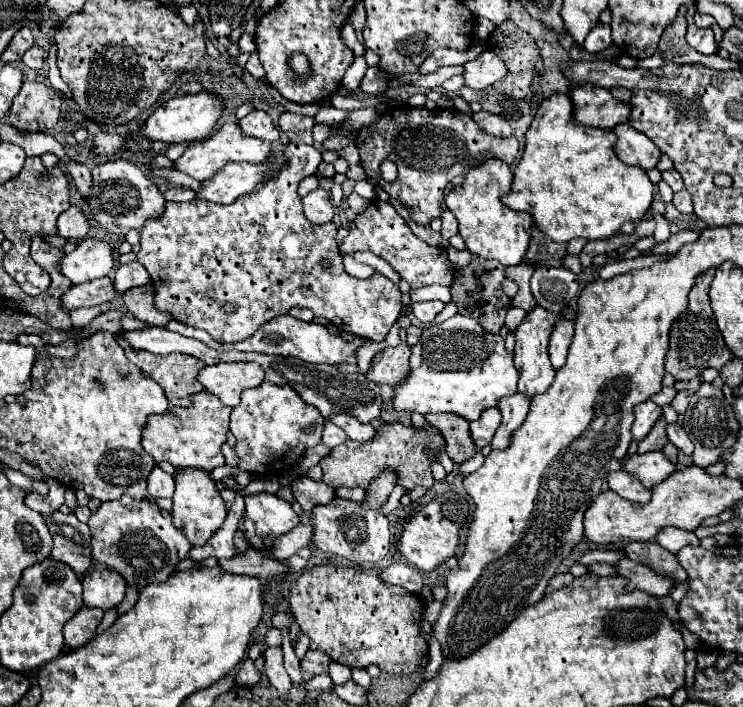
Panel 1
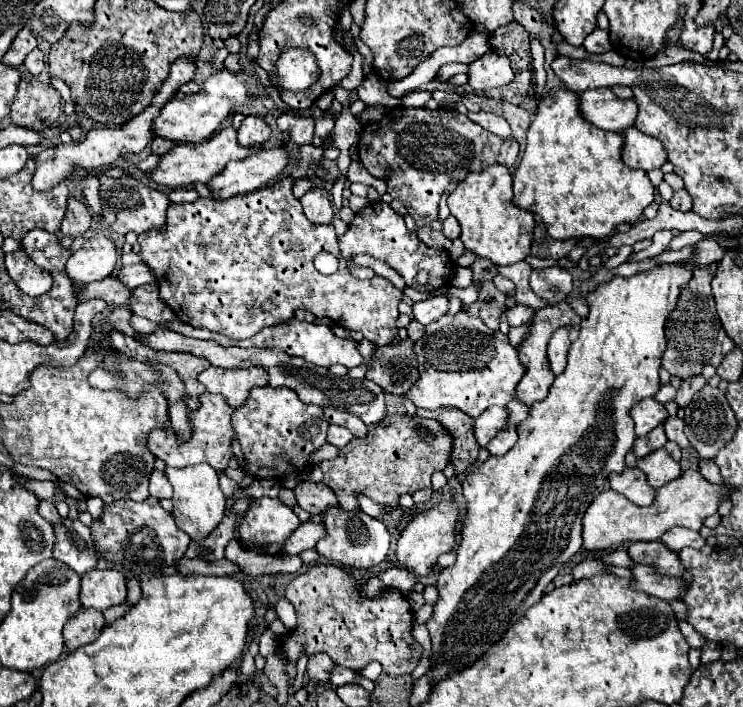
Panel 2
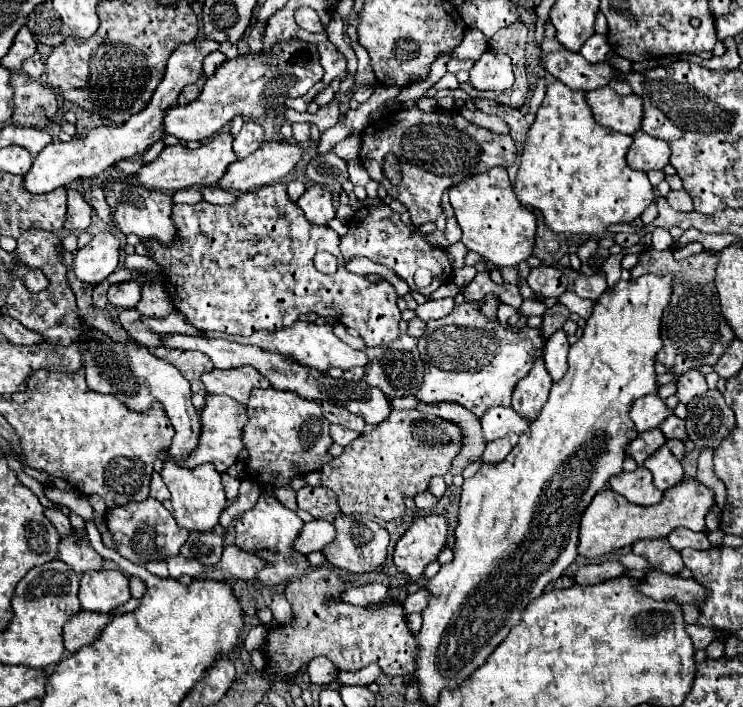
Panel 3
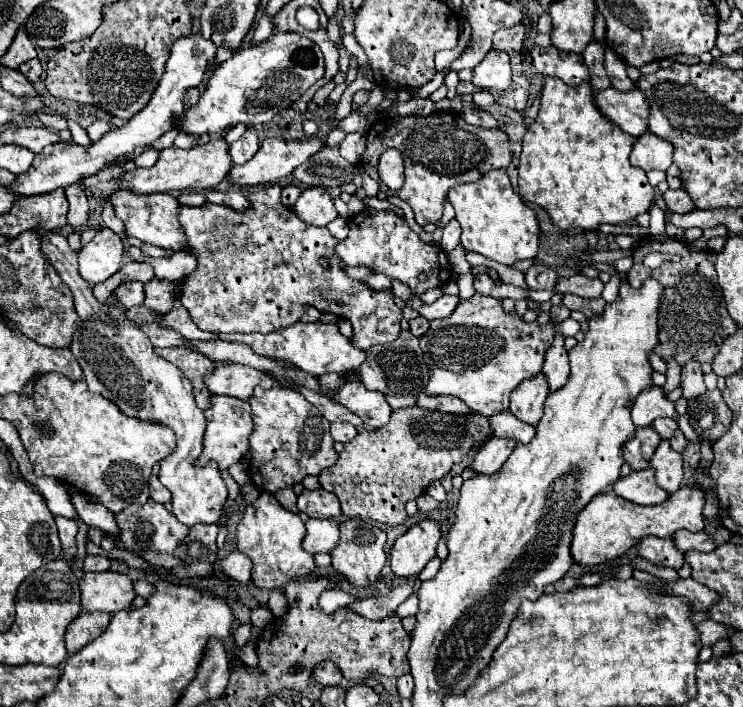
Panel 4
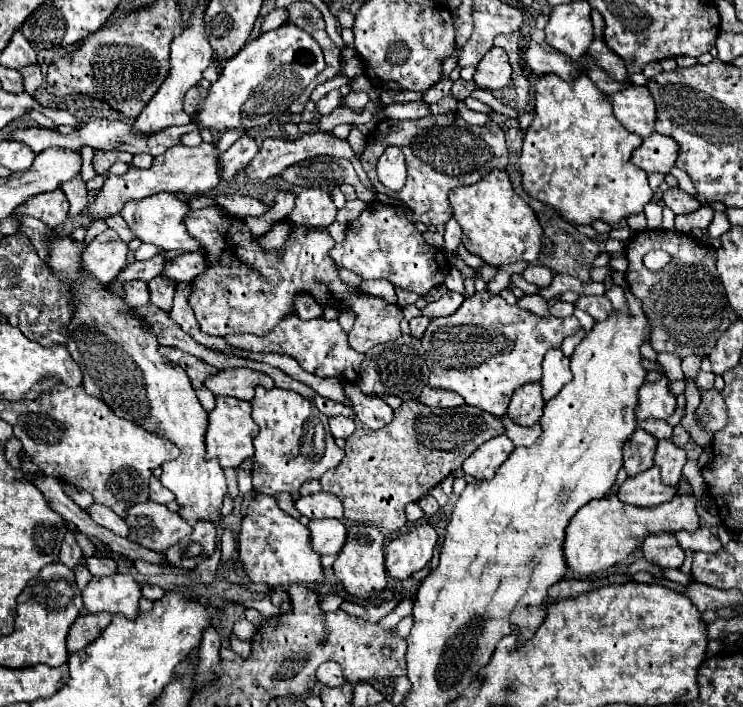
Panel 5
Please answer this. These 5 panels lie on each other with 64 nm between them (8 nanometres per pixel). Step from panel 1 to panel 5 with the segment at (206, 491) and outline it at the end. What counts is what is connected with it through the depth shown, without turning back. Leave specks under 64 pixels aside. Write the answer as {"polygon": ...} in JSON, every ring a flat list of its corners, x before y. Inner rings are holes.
{"polygon":[[58,234,48,258,48,266,54,274,72,288,76,312,68,326,70,334,66,348,82,368,84,388,88,394,104,400,120,418,132,420,178,444,180,456,162,464,162,486,176,494,180,506,178,514,188,524,198,520,218,522,226,496,226,480,216,460,204,460,208,412,200,406,186,372,158,352,156,336,138,316,134,316,132,308,128,308,120,296,106,292,98,280,82,272,80,254,84,246,84,242,74,242,70,236]]}

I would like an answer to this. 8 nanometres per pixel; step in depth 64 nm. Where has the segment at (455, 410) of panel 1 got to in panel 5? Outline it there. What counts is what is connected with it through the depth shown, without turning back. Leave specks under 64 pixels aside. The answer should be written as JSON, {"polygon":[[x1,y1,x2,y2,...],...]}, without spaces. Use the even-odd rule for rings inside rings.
{"polygon":[[476,292,472,298,466,298,452,316,430,320,430,324,422,336,422,348,424,348,426,360,430,362,430,368,432,368,430,386,456,392,466,400,468,406,476,406,480,410,486,410,492,416,502,418,506,414,512,392,516,388,520,388,522,384,536,382,542,378,544,354,550,348,560,346,566,336,572,336,578,330,580,330,580,324,574,316,540,318,518,306,508,306,498,294]]}

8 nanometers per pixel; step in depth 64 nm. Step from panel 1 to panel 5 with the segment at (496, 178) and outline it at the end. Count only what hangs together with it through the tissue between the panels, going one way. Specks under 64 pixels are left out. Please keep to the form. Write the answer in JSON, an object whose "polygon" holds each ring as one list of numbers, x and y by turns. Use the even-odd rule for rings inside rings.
{"polygon":[[504,170,490,172,472,186,460,186,450,192,450,204,456,222,462,226,462,244,470,254,480,256,488,264,504,266,518,260,532,262,540,252,542,228,534,210,514,192]]}

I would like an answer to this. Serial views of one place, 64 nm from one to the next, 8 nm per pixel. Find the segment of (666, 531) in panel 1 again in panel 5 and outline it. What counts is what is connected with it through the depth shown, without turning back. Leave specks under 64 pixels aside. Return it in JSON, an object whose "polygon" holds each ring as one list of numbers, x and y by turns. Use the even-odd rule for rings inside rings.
{"polygon":[[698,528,696,532,686,532,680,530,674,534,682,550,700,550,700,552,718,552,720,550,720,540,708,530,708,528]]}

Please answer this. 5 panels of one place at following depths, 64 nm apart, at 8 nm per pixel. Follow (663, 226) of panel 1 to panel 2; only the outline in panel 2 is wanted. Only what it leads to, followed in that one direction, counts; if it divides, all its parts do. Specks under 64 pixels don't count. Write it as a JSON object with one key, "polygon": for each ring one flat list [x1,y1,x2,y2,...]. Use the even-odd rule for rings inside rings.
{"polygon":[[662,230,662,232,656,232,654,238,652,238,652,246,642,250,642,252,636,252,632,254,628,260,644,260,644,258,652,258,652,256,658,256,660,252,664,252,664,248,670,244,672,240,672,232,670,230]]}

